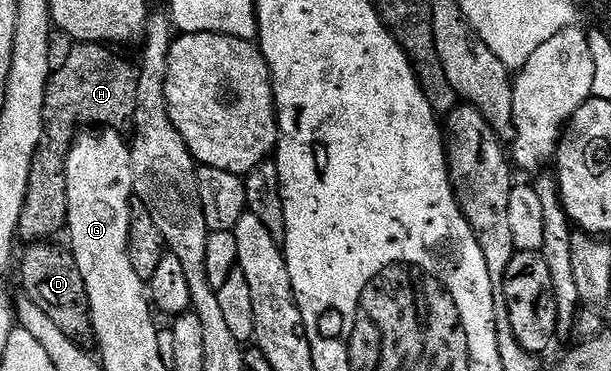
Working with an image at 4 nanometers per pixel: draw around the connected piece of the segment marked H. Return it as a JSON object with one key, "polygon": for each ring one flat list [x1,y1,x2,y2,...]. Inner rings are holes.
{"polygon":[[74,42,71,45,69,53,66,55,61,67,59,66,52,72,51,80,47,83,47,92,45,93,45,109,43,110,43,141,39,144,39,151,35,154,35,160,31,166,31,176,29,177,29,185,27,186,27,196,25,197,25,205,21,209,21,217,19,218,19,233,18,238,24,239,24,244,30,245,40,241,50,240,55,237,59,231,64,230,67,221,67,209,68,209,68,195,67,195,67,177,66,177,66,161,68,155,68,149,71,148,74,143,75,136,80,132,80,129,87,129,90,127,102,127,105,129,121,129,122,126,127,123,130,124,136,113,137,103,137,77,138,70,133,63,129,63,127,60,115,55,108,46,100,43,81,43]]}

